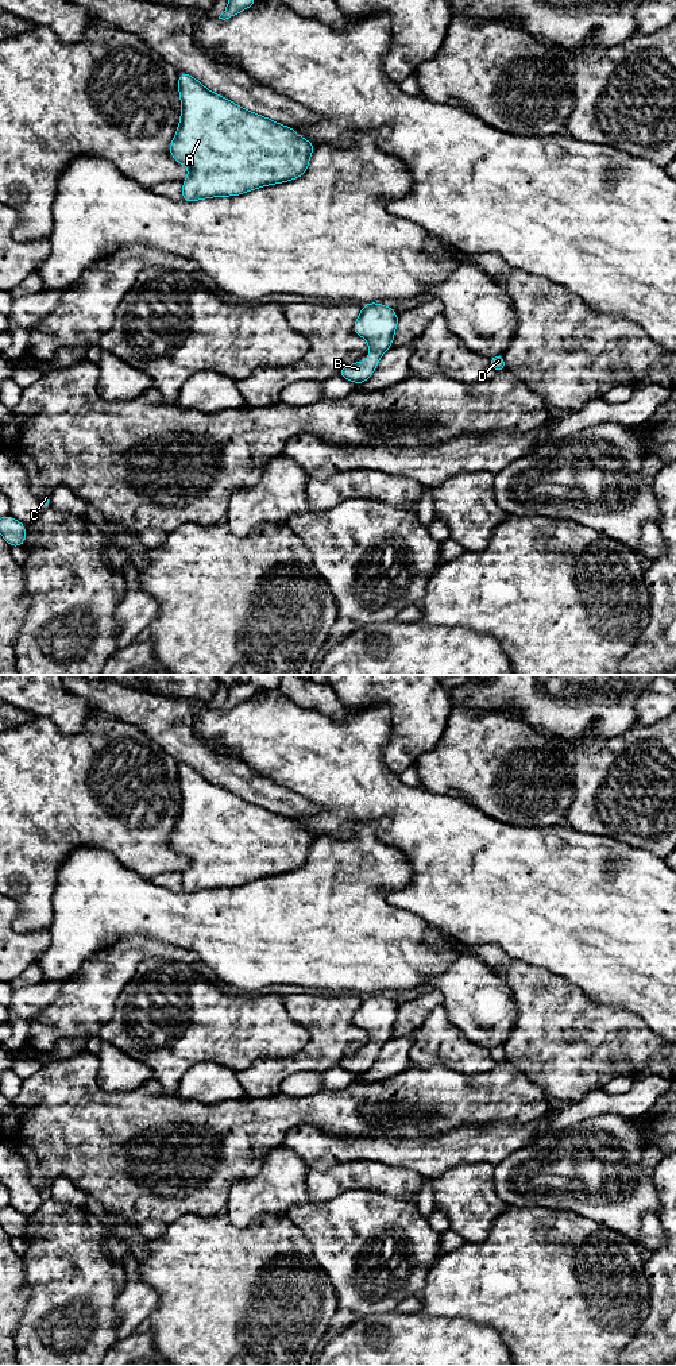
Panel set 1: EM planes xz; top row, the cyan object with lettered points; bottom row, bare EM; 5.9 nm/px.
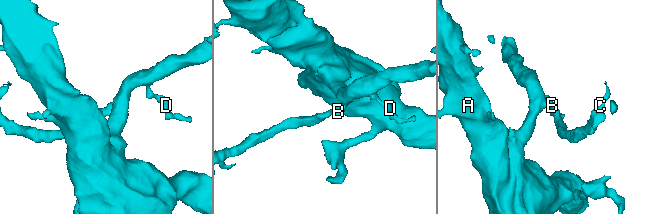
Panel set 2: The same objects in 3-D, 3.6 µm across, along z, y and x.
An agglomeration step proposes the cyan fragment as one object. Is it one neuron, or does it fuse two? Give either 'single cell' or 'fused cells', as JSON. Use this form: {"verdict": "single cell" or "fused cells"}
{"verdict": "single cell"}

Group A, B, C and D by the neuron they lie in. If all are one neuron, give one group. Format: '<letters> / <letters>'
A B C D

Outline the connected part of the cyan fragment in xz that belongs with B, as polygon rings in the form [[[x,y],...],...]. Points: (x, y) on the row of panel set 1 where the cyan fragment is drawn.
[[[364,304],[362,313],[355,320],[354,332],[364,337],[368,344],[368,362],[356,362],[340,368],[339,375],[356,385],[367,381],[385,351],[391,348],[397,329],[398,313],[382,304]]]

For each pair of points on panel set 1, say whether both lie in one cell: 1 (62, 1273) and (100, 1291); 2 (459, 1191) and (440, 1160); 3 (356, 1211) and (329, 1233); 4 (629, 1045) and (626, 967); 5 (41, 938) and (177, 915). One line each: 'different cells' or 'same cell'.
1: same cell
2: different cells
3: same cell
4: different cells
5: different cells

